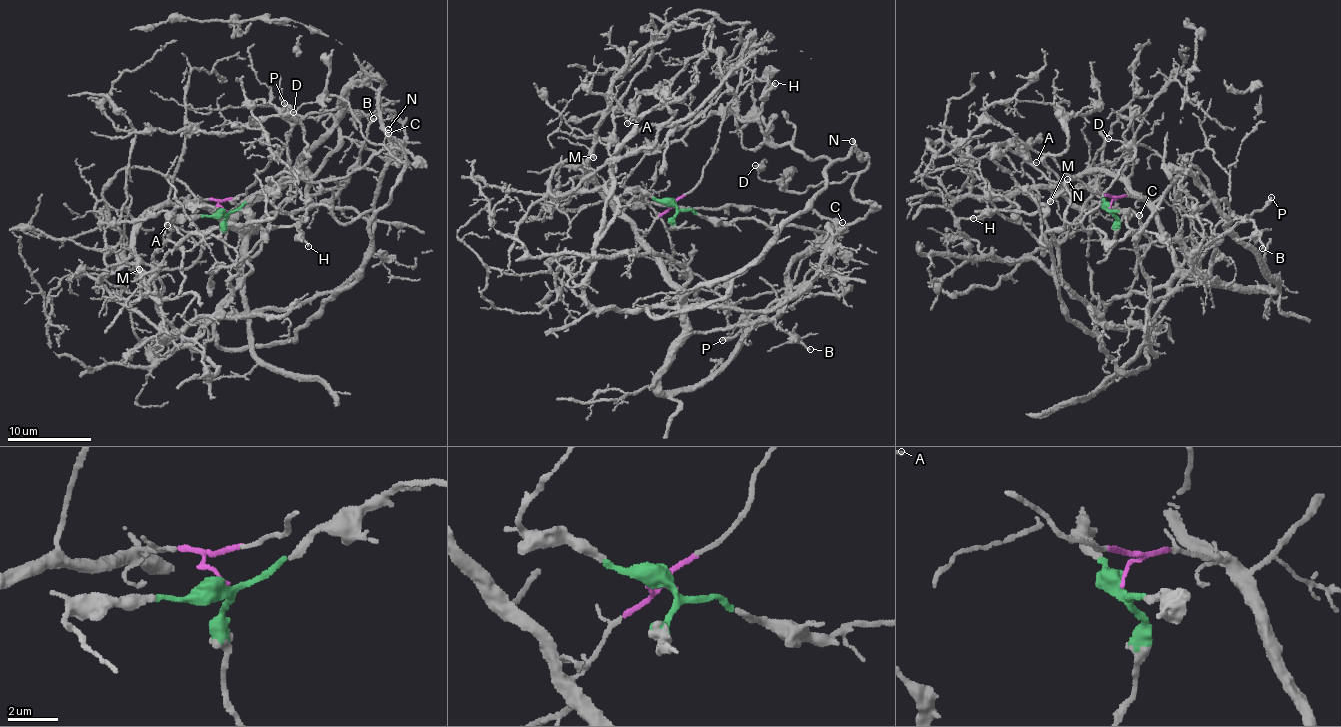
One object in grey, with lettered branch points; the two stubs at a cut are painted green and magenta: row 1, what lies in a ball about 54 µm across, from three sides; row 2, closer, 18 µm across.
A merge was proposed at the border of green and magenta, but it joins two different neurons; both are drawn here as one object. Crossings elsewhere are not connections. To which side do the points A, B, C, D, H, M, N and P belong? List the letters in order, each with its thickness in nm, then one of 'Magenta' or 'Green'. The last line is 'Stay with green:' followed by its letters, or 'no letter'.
A: Thickness 140 nm. Green
B: Thickness 170 nm. Magenta
C: Thickness 110 nm. Green
D: Thickness 130 nm. Green
H: Thickness 130 nm. Green
M: Thickness 150 nm. Magenta
N: Thickness 160 nm. Green
P: Thickness 260 nm. Magenta
Stay with green: A, C, D, H, N

